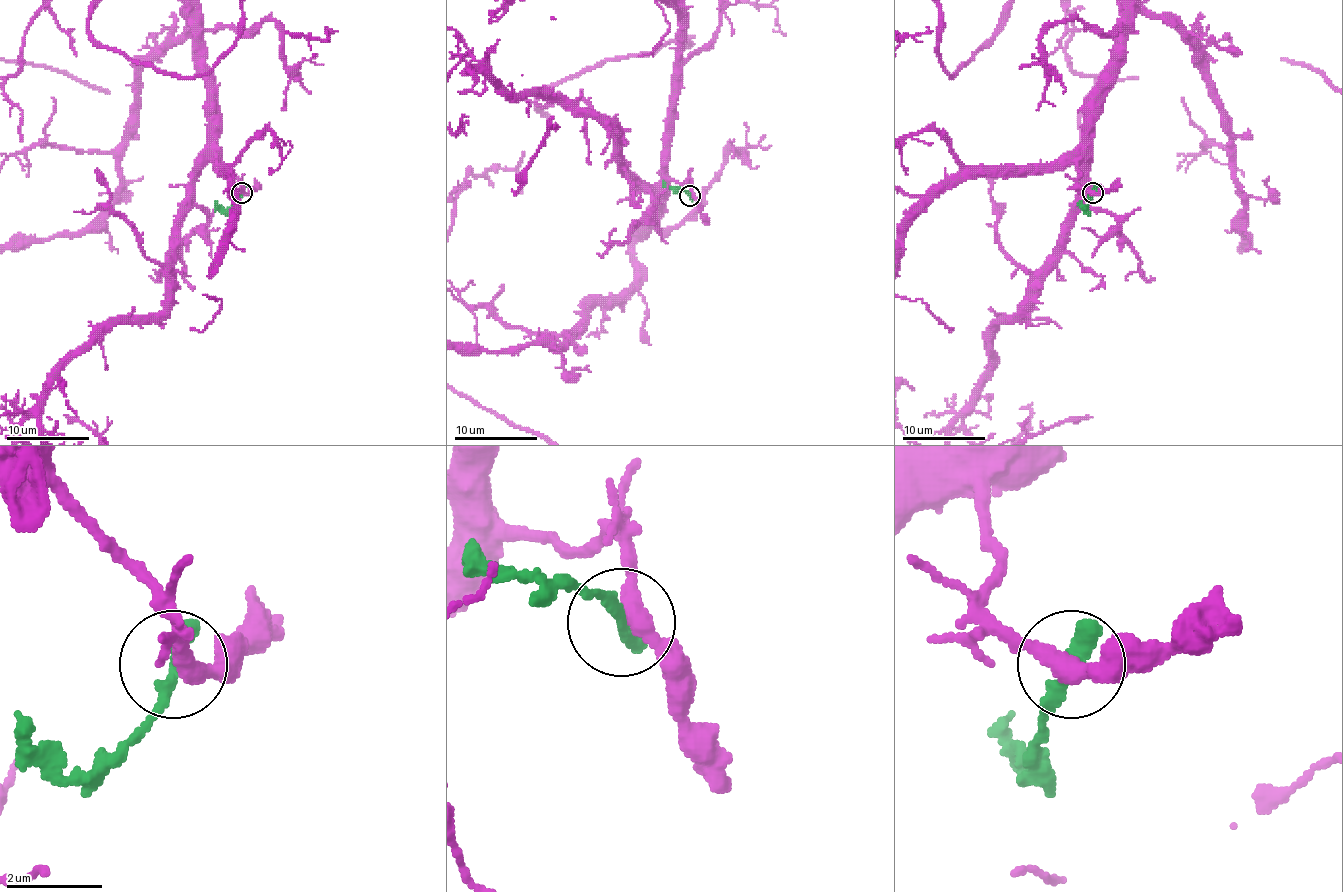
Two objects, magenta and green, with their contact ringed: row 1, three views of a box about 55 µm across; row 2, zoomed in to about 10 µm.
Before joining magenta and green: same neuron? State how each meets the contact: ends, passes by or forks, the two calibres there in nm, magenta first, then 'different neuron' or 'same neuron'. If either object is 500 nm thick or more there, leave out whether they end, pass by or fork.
magenta passes by | green ends | 360/420 nm | different neuron

